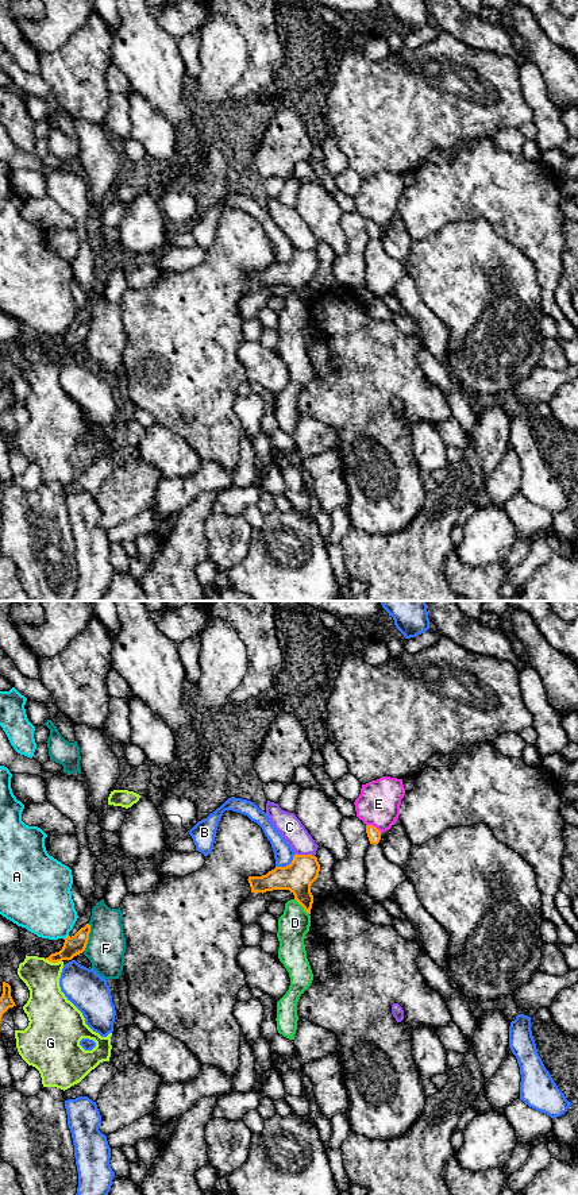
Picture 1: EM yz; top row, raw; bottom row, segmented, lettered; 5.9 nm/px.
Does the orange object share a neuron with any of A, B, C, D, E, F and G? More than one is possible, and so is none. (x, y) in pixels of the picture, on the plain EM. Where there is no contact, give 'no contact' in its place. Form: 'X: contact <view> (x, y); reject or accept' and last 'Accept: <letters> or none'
A: contact yz (66, 332); reject
B: contact yz (286, 261); reject
C: contact yz (305, 250); reject
D: contact yz (301, 300); reject
E: contact yz (374, 222); reject
F: contact yz (88, 332); reject
G: contact yz (53, 357); reject
Accept: none

